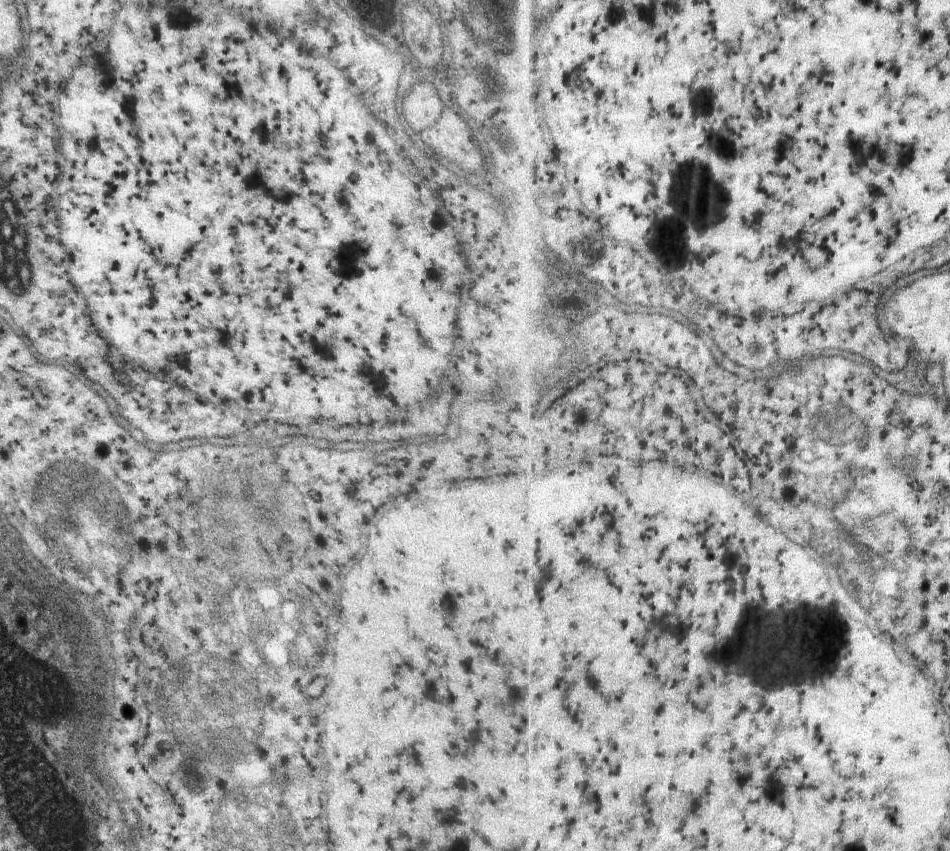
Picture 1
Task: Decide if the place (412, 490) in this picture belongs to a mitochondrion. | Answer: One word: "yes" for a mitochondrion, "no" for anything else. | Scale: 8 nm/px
no

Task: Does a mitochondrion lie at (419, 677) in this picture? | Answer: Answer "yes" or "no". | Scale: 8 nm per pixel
no

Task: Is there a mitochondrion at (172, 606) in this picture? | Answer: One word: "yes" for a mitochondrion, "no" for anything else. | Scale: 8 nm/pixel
no

